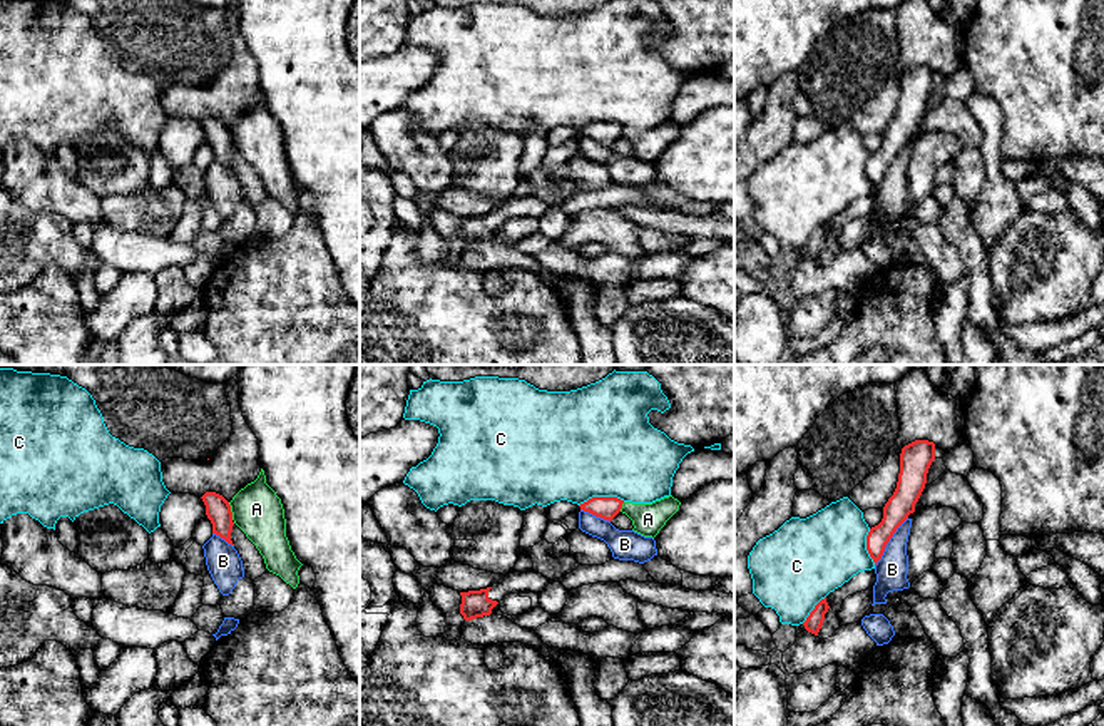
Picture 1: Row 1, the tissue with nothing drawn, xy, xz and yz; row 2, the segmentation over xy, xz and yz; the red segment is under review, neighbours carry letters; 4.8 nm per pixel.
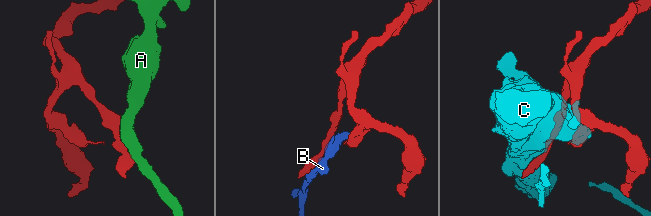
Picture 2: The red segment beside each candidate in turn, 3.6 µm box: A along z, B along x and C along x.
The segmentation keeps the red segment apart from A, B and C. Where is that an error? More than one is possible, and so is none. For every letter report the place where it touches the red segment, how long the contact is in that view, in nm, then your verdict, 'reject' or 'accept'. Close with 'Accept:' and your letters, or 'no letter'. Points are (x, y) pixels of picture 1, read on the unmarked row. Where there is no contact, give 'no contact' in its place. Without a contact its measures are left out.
A: meets red in xy at (230, 136); contact 90 nm long; reject
B: meets red in yz at (889, 166); contact 280 nm long; reject
C: meets red in xz at (601, 122); contact 220 nm long; reject
Accept: no letter

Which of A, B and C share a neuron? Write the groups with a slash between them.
A / B / C

